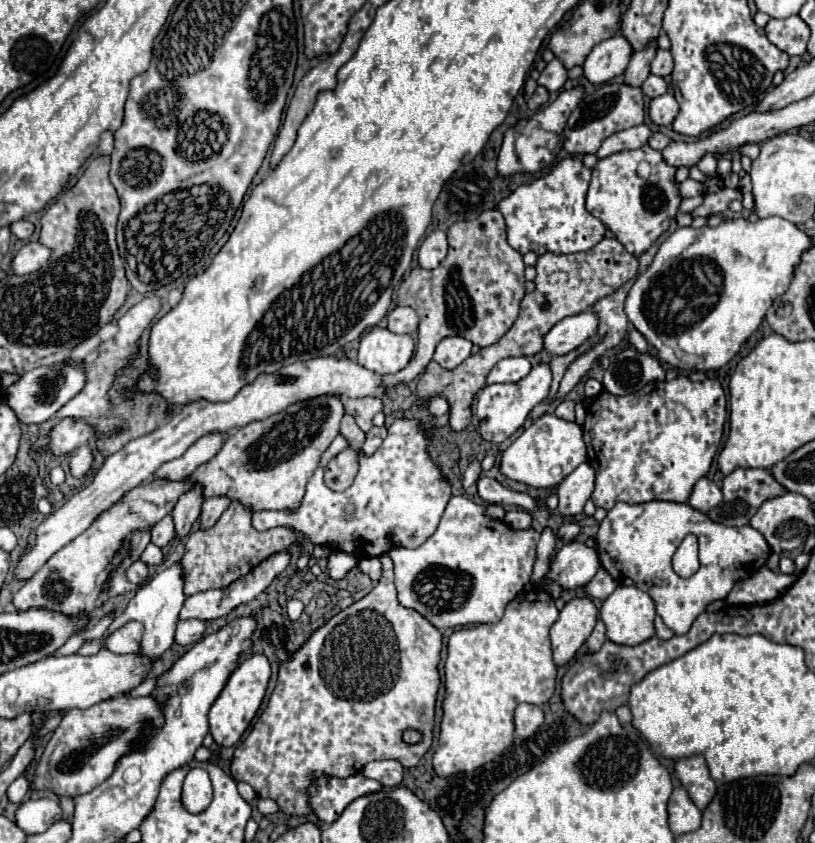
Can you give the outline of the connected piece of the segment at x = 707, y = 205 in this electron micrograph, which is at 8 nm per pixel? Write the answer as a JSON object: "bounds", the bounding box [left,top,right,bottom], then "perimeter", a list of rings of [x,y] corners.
{"bounds":[691,188,743,218],"perimeter":[[[721,188],[721,192],[705,192],[703,204],[691,212],[693,218],[709,218],[713,214],[725,214],[733,200],[741,200],[743,194],[739,188]]]}

